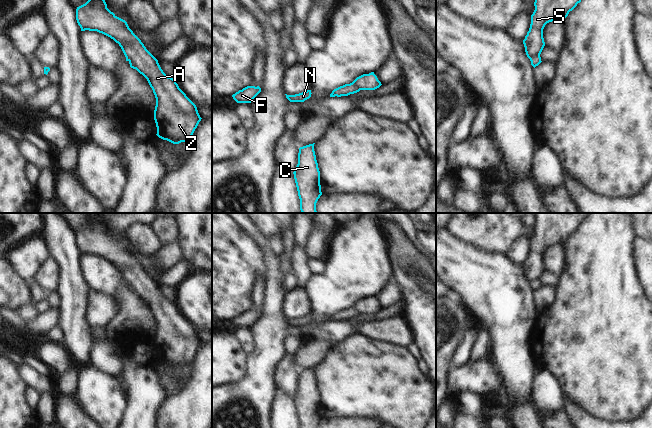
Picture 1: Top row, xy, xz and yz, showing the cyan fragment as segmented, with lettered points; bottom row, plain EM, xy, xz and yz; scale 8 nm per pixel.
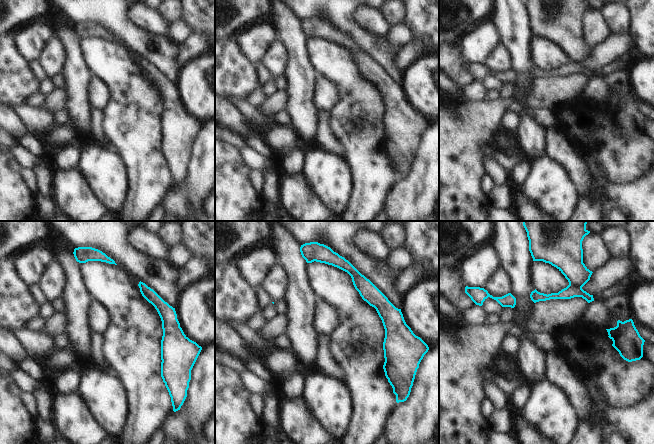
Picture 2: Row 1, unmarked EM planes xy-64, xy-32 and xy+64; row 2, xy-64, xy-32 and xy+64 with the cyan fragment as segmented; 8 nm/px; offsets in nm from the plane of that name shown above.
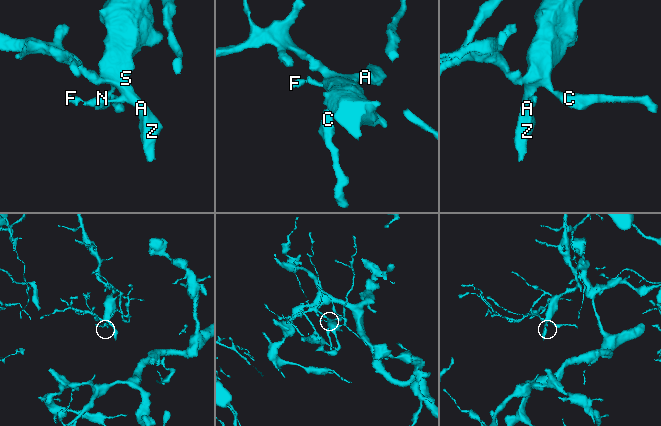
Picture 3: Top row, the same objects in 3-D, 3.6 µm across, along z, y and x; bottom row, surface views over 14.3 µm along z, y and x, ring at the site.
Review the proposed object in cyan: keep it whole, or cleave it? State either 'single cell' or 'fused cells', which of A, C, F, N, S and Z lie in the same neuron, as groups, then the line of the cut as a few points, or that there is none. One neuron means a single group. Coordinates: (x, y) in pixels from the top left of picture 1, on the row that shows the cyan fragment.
fused cells; A C S Z / F N; cut in yz along (539, 54), (535, 54), (530, 59)

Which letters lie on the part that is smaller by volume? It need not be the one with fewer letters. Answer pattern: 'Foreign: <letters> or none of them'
Foreign: F, N

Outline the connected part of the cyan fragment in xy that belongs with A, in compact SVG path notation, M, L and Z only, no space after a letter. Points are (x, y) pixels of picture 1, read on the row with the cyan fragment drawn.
M88 0L77 7L76 20L81 31L97 31L118 43L125 57L147 79L156 98L156 135L173 144L191 140L202 119L196 105L176 81L163 72L158 60L146 49L127 22L111 12L105 0Z

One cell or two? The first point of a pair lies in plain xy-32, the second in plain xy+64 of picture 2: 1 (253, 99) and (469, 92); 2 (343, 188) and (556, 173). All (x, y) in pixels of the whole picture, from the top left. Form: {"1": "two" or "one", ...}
{"1": "one", "2": "one"}

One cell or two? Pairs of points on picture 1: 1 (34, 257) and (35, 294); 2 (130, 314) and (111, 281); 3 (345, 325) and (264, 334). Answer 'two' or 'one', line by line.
1: one
2: one
3: two

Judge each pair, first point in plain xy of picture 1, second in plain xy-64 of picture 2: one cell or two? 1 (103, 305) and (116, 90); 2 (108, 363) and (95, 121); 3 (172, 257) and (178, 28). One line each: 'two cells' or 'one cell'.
1: two cells
2: one cell
3: one cell

